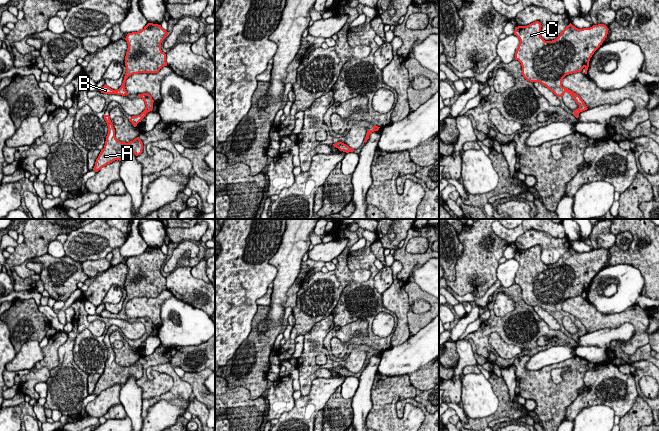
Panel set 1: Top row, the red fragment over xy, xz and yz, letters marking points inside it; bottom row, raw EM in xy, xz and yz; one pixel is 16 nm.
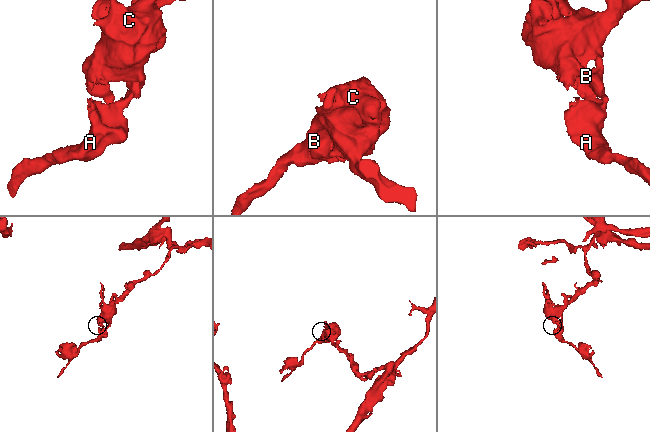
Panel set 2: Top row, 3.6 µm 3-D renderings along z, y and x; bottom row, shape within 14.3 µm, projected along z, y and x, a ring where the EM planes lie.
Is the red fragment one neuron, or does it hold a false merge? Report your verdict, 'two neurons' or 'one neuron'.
one neuron

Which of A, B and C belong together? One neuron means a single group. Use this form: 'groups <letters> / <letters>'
groups A B C

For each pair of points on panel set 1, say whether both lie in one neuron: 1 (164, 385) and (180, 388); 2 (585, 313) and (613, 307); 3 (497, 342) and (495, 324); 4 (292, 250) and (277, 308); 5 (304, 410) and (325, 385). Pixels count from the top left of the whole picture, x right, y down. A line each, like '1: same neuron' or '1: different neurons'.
1: different neurons
2: different neurons
3: different neurons
4: same neuron
5: same neuron

